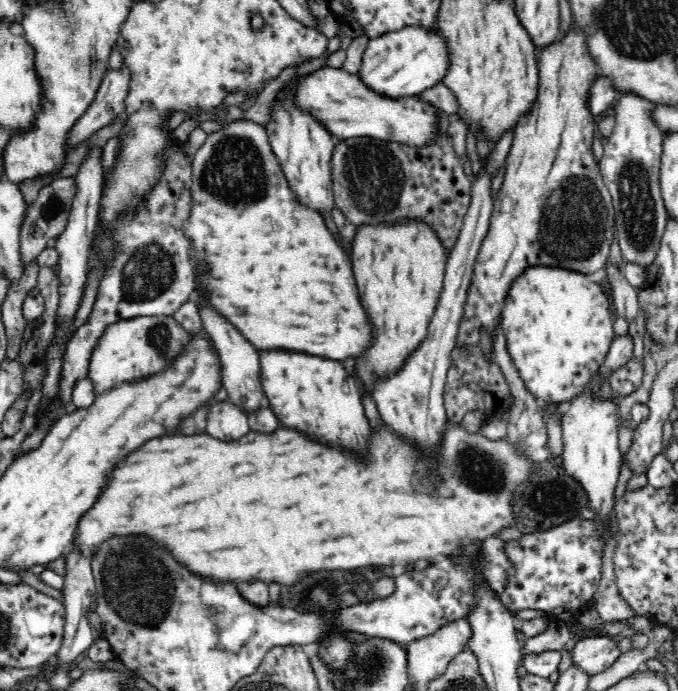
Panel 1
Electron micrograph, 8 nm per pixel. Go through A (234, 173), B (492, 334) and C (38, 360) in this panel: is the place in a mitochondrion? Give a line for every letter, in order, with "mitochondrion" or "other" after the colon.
A: mitochondrion
B: other
C: other

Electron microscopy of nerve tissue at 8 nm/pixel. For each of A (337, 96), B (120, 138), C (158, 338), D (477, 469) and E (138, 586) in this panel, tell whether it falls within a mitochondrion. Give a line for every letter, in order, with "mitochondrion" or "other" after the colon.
A: other
B: other
C: mitochondrion
D: mitochondrion
E: mitochondrion

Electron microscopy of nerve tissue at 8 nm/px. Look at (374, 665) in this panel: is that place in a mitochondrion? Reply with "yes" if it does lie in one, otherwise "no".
yes

